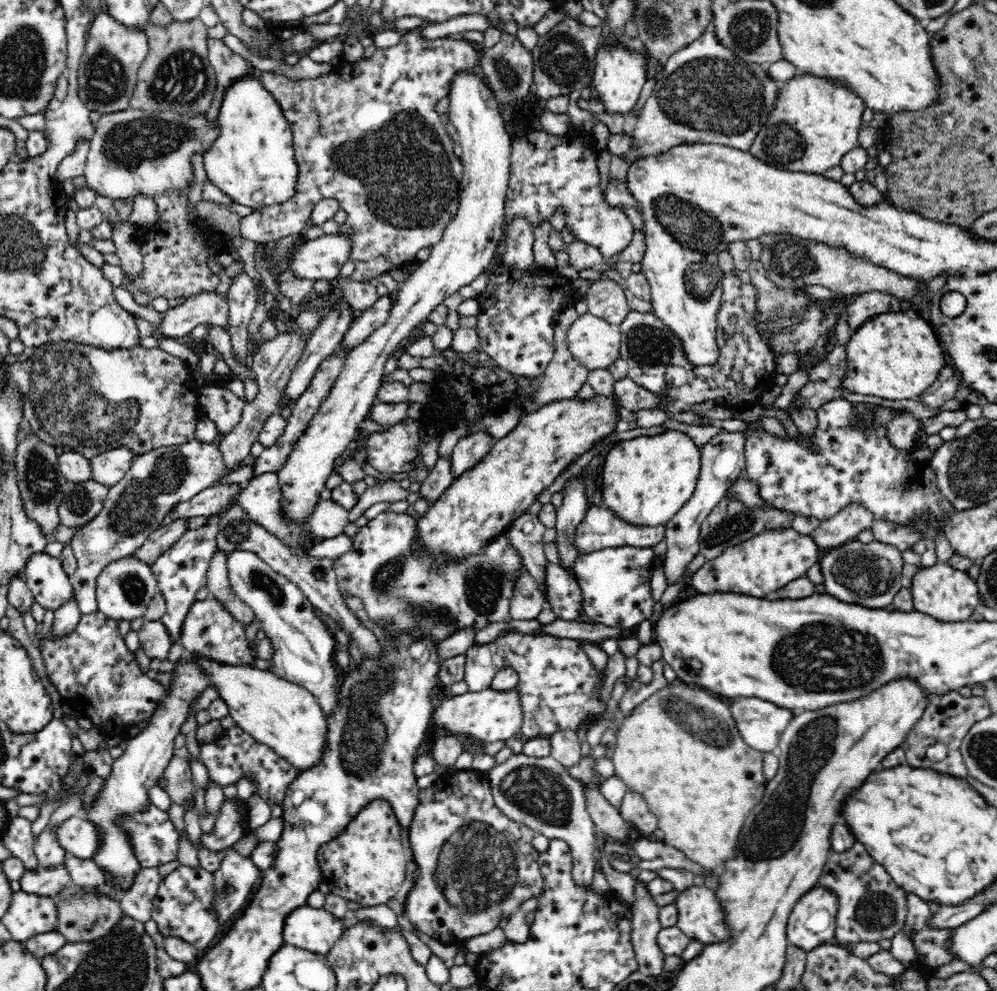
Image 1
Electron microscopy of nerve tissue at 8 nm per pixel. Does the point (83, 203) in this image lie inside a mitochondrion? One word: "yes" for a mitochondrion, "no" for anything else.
no

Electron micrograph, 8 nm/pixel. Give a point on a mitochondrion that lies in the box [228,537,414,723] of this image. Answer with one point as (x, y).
(277, 593)

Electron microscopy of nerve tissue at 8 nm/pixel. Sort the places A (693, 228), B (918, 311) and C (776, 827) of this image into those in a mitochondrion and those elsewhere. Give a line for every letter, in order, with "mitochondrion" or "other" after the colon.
A: mitochondrion
B: other
C: mitochondrion

